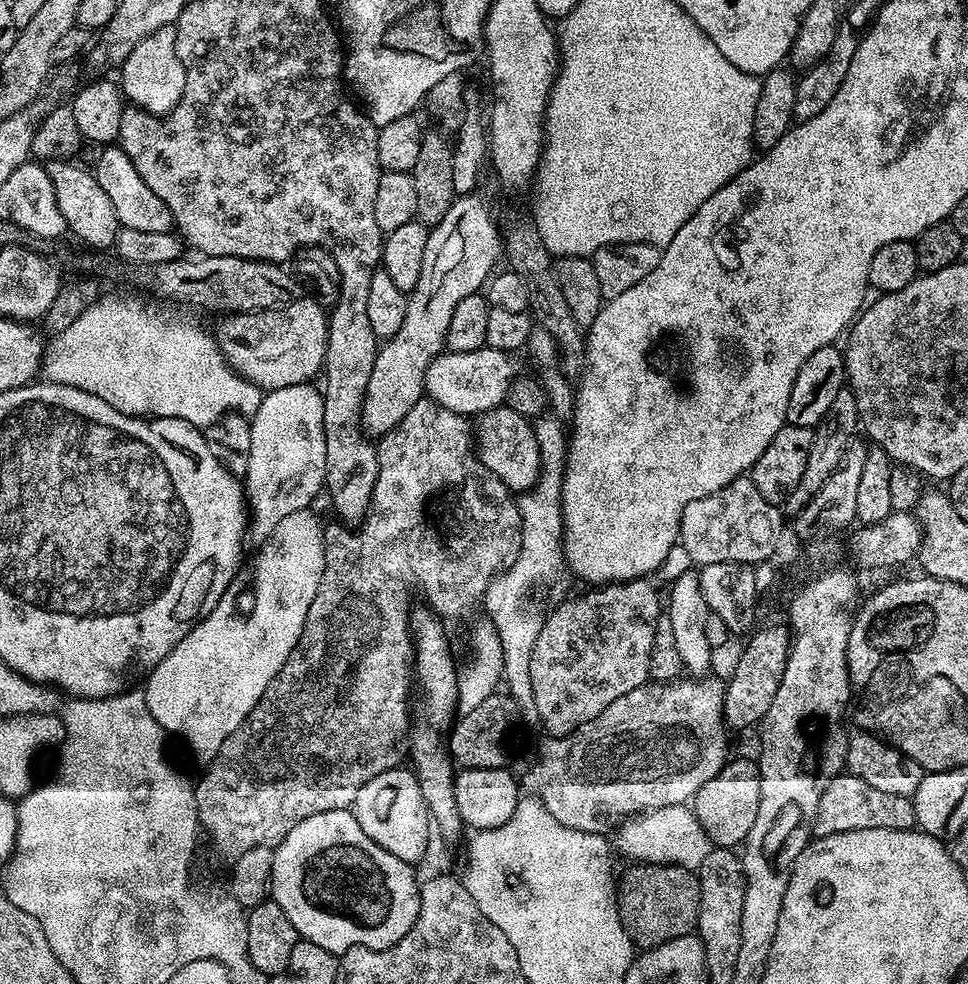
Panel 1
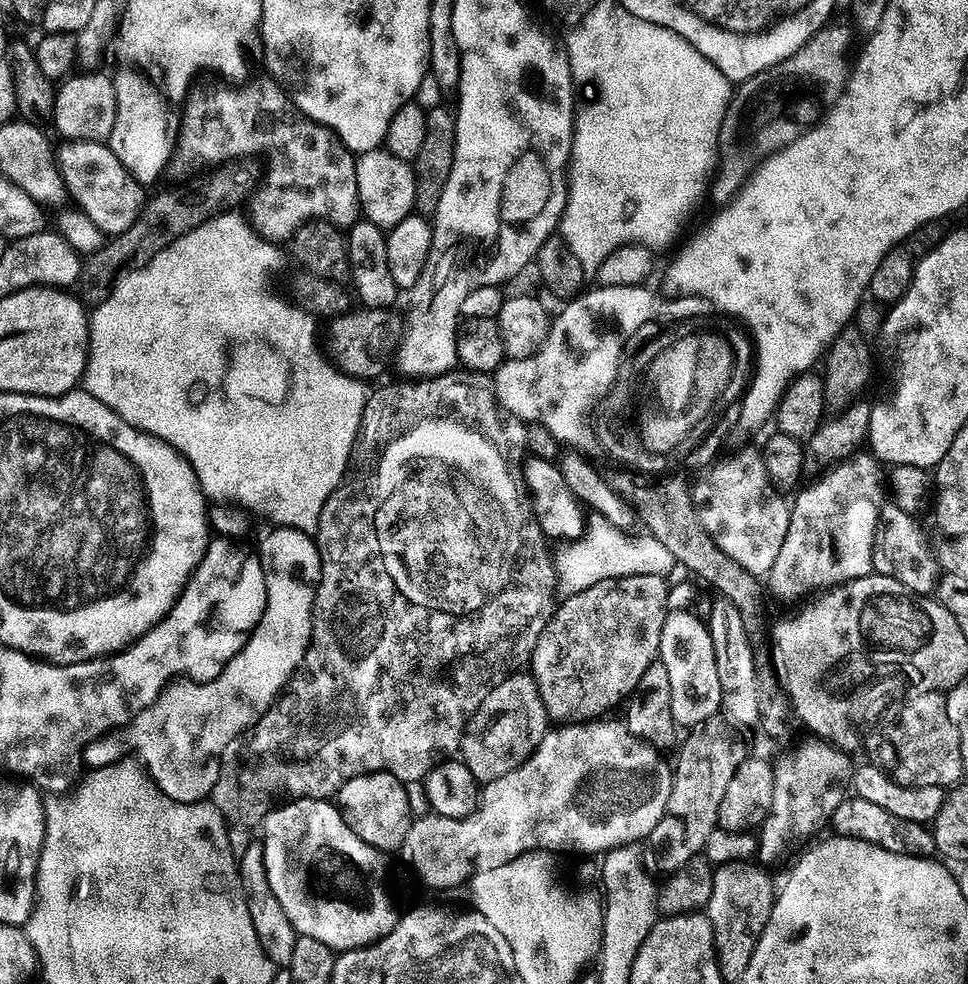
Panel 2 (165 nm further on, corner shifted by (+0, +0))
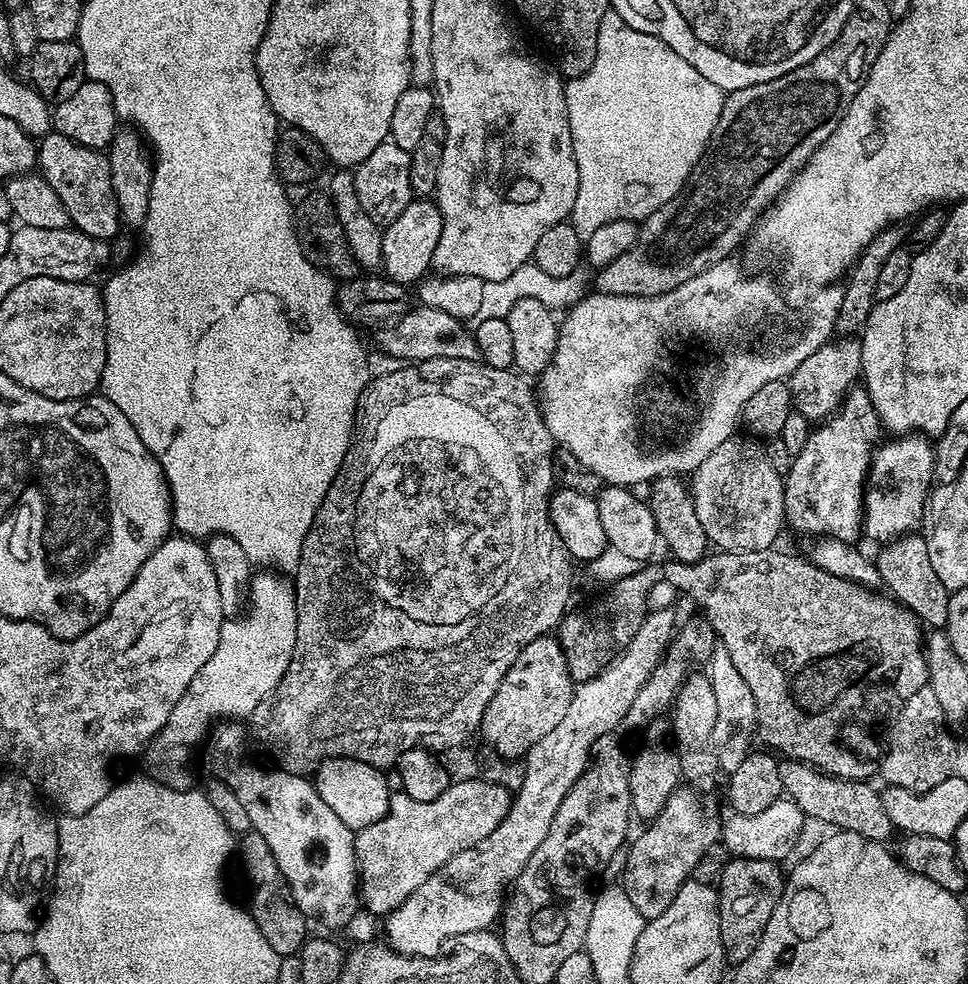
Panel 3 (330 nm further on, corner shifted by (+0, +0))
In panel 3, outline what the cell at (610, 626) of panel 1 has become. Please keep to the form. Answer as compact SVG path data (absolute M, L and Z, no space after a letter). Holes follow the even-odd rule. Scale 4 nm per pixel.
M773 546L757 552L725 552L720 550L715 553L717 556L707 554L696 564L687 564L668 558L661 568L654 564L655 562L652 562L647 566L637 567L629 577L612 582L607 589L609 592L593 606L592 613L569 611L558 625L558 639L566 654L568 672L572 675L573 681L593 680L616 659L619 653L628 647L628 643L634 638L634 634L638 634L638 626L642 626L644 621L646 615L644 599L650 590L650 586L654 586L654 582L665 580L676 587L677 593L684 595L685 592L698 607L704 608L703 619L707 620L708 625L715 630L718 643L726 648L731 661L734 662L735 669L738 670L739 674L742 674L743 681L750 686L750 692L754 696L754 710L756 711L755 727L760 728L761 738L769 744L765 745L781 757L790 760L802 760L810 765L816 760L820 760L820 748L824 748L824 744L828 744L828 736L832 736L832 728L836 728L836 720L840 720L840 716L844 716L844 712L848 712L848 708L852 708L852 704L856 704L856 700L860 700L860 692L864 692L864 684L872 684L872 680L880 680L880 676L892 676L892 680L896 680L896 676L900 676L900 692L912 692L912 688L922 690L922 686L928 682L928 667L924 657L926 636L915 614L895 599L889 598L887 595L884 595L885 597L879 596L879 591L863 588L861 584L843 580L834 574L826 574L821 568L815 568L811 559L804 557L803 560L800 556L791 556L790 553L779 552L778 549L779 547Z

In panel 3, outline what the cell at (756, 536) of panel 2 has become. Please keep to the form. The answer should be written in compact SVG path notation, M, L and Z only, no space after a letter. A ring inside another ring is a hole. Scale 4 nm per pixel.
M743 435L726 438L690 476L698 519L709 541L725 552L757 552L771 548L777 543L780 527L783 529L786 524L784 476L770 466L765 445L759 439Z

